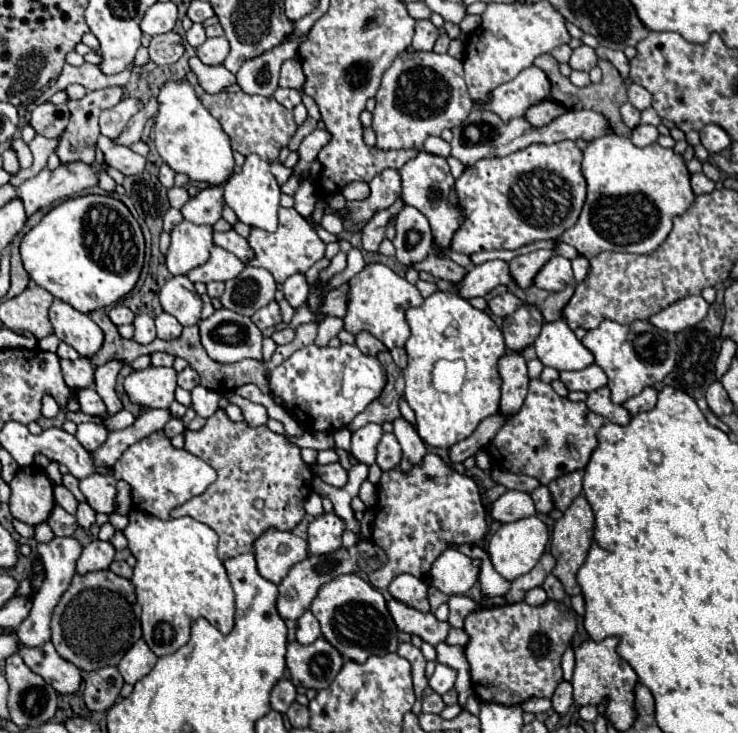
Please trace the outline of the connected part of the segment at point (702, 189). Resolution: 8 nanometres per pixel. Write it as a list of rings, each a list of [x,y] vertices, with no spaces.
[[[699,172],[699,174],[691,174],[691,188],[697,196],[699,194],[709,194],[709,192],[715,190],[715,182],[711,182],[703,172]]]

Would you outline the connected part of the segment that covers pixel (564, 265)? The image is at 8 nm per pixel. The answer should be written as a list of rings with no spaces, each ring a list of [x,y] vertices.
[[[555,254],[535,276],[535,286],[549,290],[549,292],[559,292],[563,290],[569,282],[573,280],[573,268],[567,258],[561,258]]]

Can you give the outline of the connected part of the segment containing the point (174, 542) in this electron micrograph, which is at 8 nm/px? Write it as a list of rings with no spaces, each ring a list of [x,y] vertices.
[[[131,512],[123,534],[129,540],[129,550],[137,558],[131,582],[137,602],[143,608],[143,640],[157,658],[185,646],[191,624],[197,618],[207,618],[221,634],[233,630],[235,594],[225,566],[217,558],[217,534],[209,526],[189,516],[163,522],[145,512]]]

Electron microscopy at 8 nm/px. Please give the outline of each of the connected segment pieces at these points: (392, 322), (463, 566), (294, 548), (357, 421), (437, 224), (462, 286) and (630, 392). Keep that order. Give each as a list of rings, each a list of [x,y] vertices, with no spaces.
[[[367,264],[357,276],[351,278],[349,284],[351,284],[351,290],[349,290],[351,302],[347,308],[347,316],[343,320],[345,330],[353,332],[353,334],[357,334],[359,330],[367,330],[375,338],[379,338],[389,350],[403,346],[409,338],[405,310],[419,306],[423,302],[423,296],[419,294],[415,284],[409,284],[405,278],[397,276],[393,270],[389,270],[383,264]]]
[[[447,548],[433,564],[429,572],[429,584],[439,588],[447,596],[465,594],[477,582],[481,560],[465,556],[459,550]]]
[[[267,530],[261,534],[261,538],[253,542],[253,552],[257,560],[257,572],[273,584],[279,584],[293,564],[309,556],[307,542],[303,538],[281,530]]]
[[[383,350],[381,354],[377,354],[377,358],[383,364],[383,368],[387,370],[387,386],[383,388],[383,392],[381,392],[381,396],[377,400],[373,400],[361,414],[357,414],[353,418],[353,422],[347,426],[351,432],[359,430],[361,426],[365,426],[369,422],[383,424],[385,420],[393,422],[395,418],[401,416],[399,408],[397,408],[397,402],[399,402],[399,398],[403,394],[403,374],[393,364],[393,358],[391,358],[389,350]]]
[[[421,150],[417,154],[417,158],[409,160],[399,170],[399,174],[401,174],[401,182],[403,182],[401,200],[407,206],[413,206],[413,208],[421,210],[421,214],[425,214],[425,218],[431,224],[435,246],[441,248],[441,250],[449,250],[449,242],[453,240],[453,234],[459,230],[459,226],[463,222],[463,212],[461,212],[461,208],[457,208],[459,198],[455,194],[455,180],[453,180],[453,176],[449,172],[447,160]]]
[[[491,260],[491,262],[483,262],[479,266],[469,268],[465,278],[457,282],[457,288],[461,298],[471,300],[471,298],[489,294],[499,284],[509,284],[509,282],[511,282],[511,276],[509,276],[507,262]]]
[[[605,320],[599,328],[587,330],[581,340],[585,348],[589,348],[595,356],[595,364],[607,374],[611,400],[615,404],[623,404],[625,400],[637,396],[643,388],[655,386],[675,368],[675,334],[663,332],[649,324],[647,320],[637,320],[631,324],[619,324],[613,320]]]

